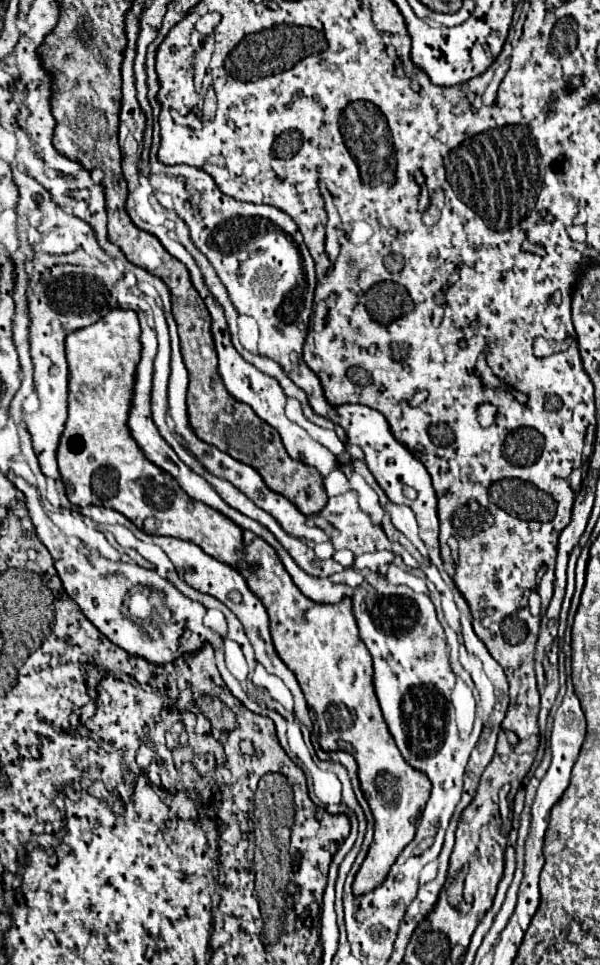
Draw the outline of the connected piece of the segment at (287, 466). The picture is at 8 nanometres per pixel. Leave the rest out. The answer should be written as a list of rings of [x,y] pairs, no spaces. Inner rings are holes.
[[[152,233],[150,235],[110,235],[110,241],[114,241],[126,253],[128,261],[164,279],[164,283],[172,291],[172,313],[178,323],[182,355],[190,373],[188,417],[196,435],[202,441],[226,451],[234,459],[258,469],[266,485],[272,491],[284,495],[288,501],[292,501],[304,515],[320,513],[328,503],[328,495],[322,485],[322,475],[314,467],[292,459],[282,445],[280,433],[274,427],[270,427],[266,421],[258,419],[250,407],[236,407],[232,395],[226,391],[222,377],[218,375],[218,353],[214,351],[212,319],[210,319],[210,313],[206,311],[206,305],[202,303],[202,297],[190,283],[190,273],[186,271],[186,265],[174,259],[162,247],[158,237],[154,237]]]

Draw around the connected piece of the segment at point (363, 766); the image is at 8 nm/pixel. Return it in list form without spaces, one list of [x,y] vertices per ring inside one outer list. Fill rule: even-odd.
[[[114,309],[98,323],[78,329],[66,337],[66,357],[70,367],[70,379],[68,379],[70,397],[68,397],[68,421],[58,445],[58,467],[66,483],[66,493],[70,501],[78,507],[100,505],[100,507],[116,509],[118,513],[126,515],[126,519],[130,519],[138,529],[142,529],[144,519],[154,517],[156,535],[178,537],[178,539],[196,543],[214,559],[234,567],[246,579],[252,593],[258,595],[258,599],[264,603],[270,617],[270,635],[272,635],[276,653],[286,663],[286,667],[296,675],[304,691],[314,723],[318,727],[320,747],[324,751],[338,751],[338,749],[350,751],[358,763],[362,793],[374,815],[374,841],[354,879],[352,891],[354,895],[366,895],[374,891],[374,887],[378,887],[382,879],[386,879],[386,871],[390,871],[390,863],[394,863],[394,859],[398,859],[398,855],[402,853],[402,847],[406,847],[414,839],[414,831],[418,829],[418,819],[422,817],[422,807],[426,807],[430,797],[430,781],[422,771],[412,769],[402,759],[390,731],[386,729],[386,723],[372,687],[372,657],[366,645],[362,643],[362,639],[358,637],[358,625],[352,613],[352,601],[348,597],[334,605],[320,605],[310,601],[306,595],[300,593],[300,589],[284,569],[282,561],[278,559],[278,553],[264,539],[254,537],[246,545],[242,537],[242,529],[236,523],[232,523],[216,509],[190,499],[172,475],[168,475],[166,471],[162,471],[160,467],[156,467],[152,461],[146,459],[146,455],[134,441],[128,427],[128,415],[130,415],[130,403],[134,395],[136,367],[138,367],[140,355],[142,355],[142,343],[140,343],[140,321],[136,311]]]

